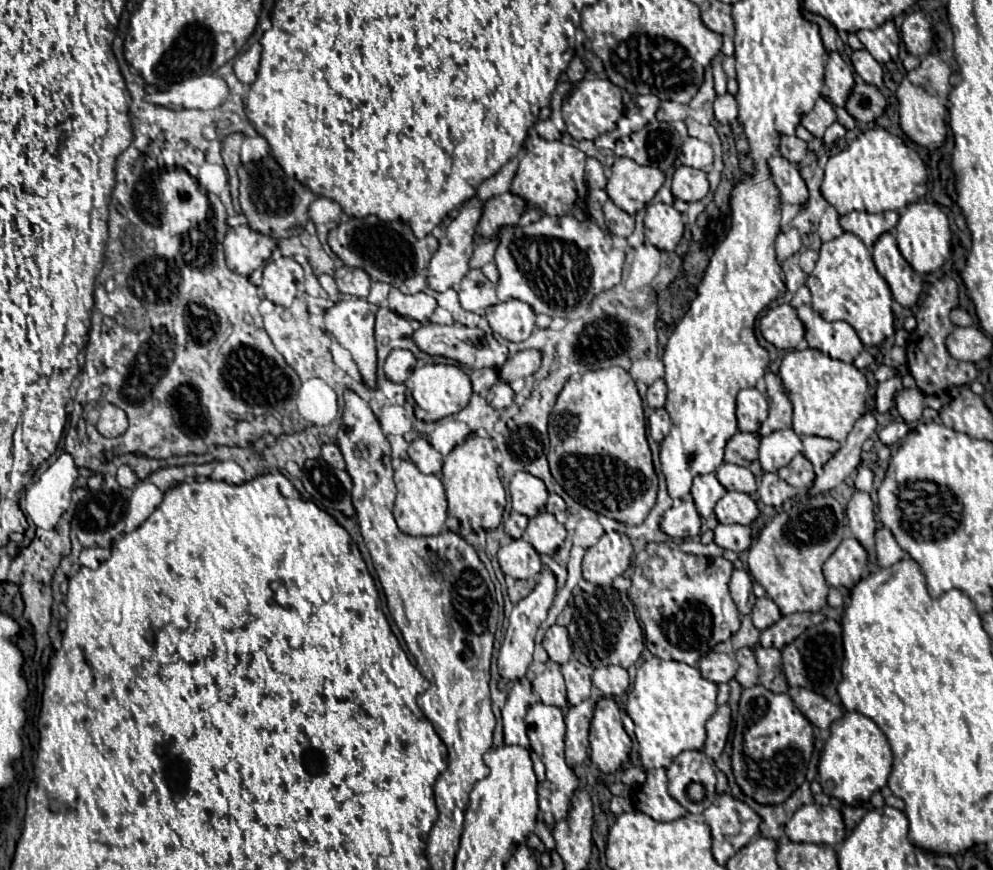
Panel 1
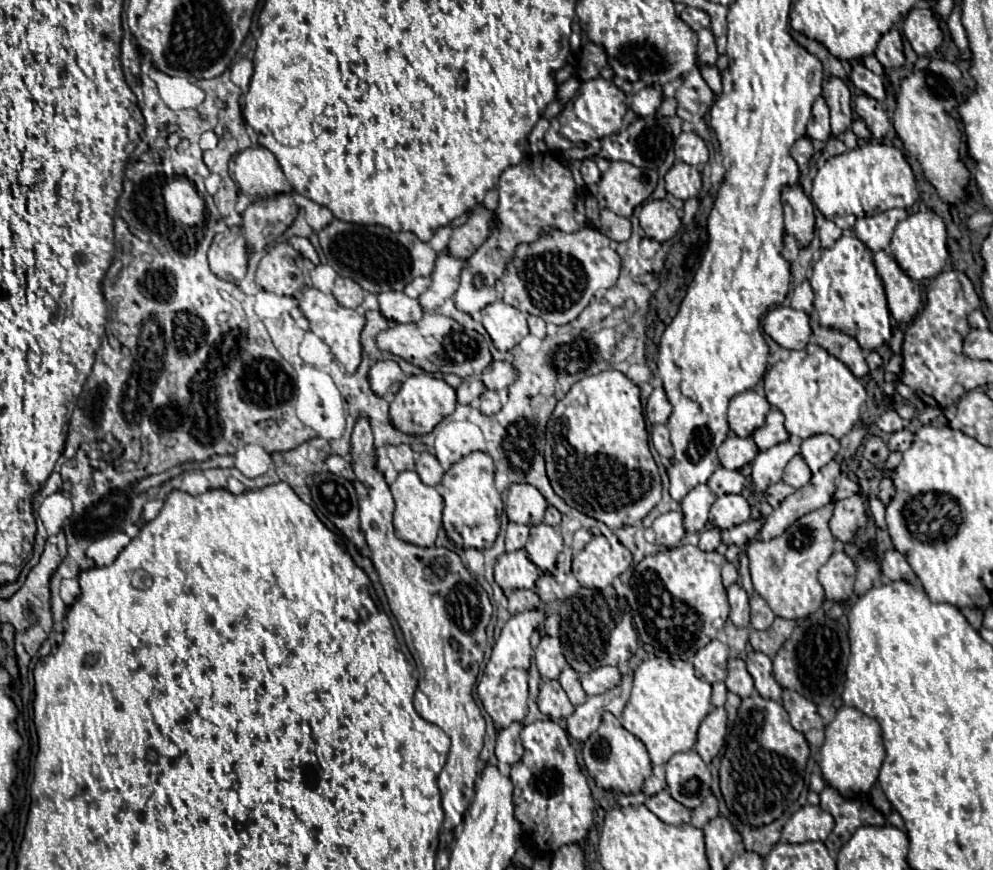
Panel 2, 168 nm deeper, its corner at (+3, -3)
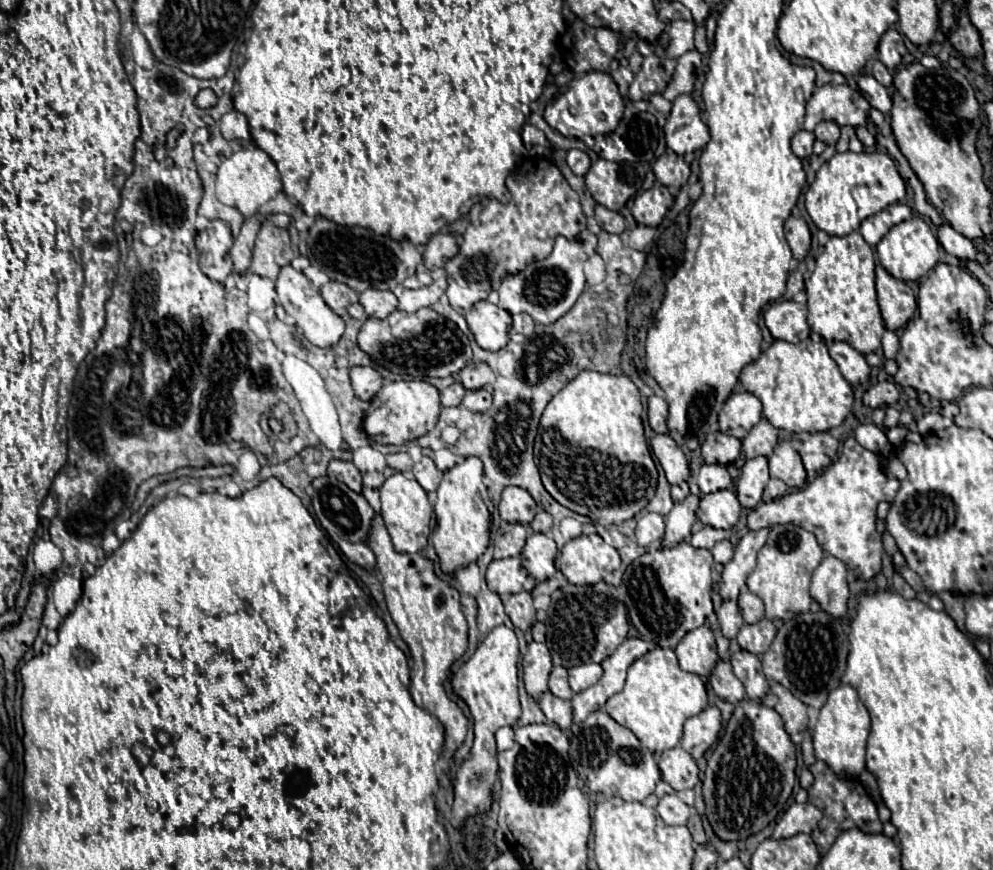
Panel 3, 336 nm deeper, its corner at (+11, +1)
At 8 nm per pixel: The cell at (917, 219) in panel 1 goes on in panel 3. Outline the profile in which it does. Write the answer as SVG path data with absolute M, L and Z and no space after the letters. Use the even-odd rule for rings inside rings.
M914 215L912 219L902 221L896 227L892 227L882 237L882 241L876 245L876 251L878 251L880 265L892 277L896 277L900 281L916 281L916 279L924 277L938 263L938 239L934 237L928 223L918 215Z

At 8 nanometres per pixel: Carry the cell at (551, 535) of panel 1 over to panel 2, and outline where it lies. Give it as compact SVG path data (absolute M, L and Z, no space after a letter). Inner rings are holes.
M548 523L530 527L530 539L524 547L530 561L534 561L544 573L556 569L556 557L562 551L562 535Z

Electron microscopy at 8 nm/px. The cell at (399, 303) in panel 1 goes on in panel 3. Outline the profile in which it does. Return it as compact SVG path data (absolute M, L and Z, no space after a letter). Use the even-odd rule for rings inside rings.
M366 289L366 293L360 293L360 305L364 307L368 317L386 319L392 311L398 307L398 299L392 291L380 291L380 289Z

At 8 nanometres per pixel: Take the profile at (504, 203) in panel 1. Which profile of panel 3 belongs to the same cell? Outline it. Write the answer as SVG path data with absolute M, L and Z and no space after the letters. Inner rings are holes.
M438 233L430 239L430 243L424 247L422 263L428 271L442 269L444 261L454 257L458 253L456 249L456 237L450 237L450 233Z

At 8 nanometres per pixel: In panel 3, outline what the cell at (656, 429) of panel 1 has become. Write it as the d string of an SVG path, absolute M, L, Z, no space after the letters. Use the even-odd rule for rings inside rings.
M654 435L652 449L658 457L670 485L680 485L690 477L690 461L682 447L670 435Z

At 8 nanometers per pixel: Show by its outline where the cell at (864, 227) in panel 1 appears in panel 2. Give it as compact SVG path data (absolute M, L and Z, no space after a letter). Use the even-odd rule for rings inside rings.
M890 209L872 217L858 219L852 231L872 253L876 253L880 249L888 249L894 227L904 217L906 217L904 209Z

